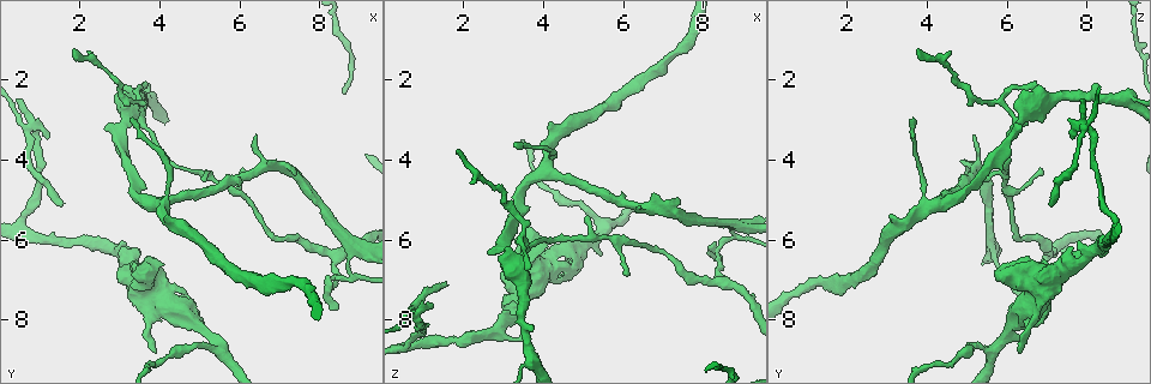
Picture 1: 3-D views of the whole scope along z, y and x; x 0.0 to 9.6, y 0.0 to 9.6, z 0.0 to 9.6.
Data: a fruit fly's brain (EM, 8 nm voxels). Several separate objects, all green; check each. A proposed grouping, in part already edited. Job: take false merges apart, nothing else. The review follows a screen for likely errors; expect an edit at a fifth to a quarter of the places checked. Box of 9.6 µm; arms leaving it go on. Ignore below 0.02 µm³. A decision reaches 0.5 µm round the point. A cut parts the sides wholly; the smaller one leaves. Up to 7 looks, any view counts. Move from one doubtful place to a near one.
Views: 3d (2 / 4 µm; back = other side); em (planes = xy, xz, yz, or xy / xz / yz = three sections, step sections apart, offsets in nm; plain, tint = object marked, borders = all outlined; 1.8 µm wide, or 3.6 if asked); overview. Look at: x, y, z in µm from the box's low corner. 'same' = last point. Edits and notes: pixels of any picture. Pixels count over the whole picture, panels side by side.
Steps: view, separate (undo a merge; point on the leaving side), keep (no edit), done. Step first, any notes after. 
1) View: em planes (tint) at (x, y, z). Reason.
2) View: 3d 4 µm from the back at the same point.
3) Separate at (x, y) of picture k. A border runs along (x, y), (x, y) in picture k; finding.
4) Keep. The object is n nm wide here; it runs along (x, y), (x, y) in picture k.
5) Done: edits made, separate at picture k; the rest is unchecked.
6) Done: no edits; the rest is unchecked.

View: em 3.6 µm xy step 16 (tint) at (3.35, 6.70, 7.60). Thick turns thin.

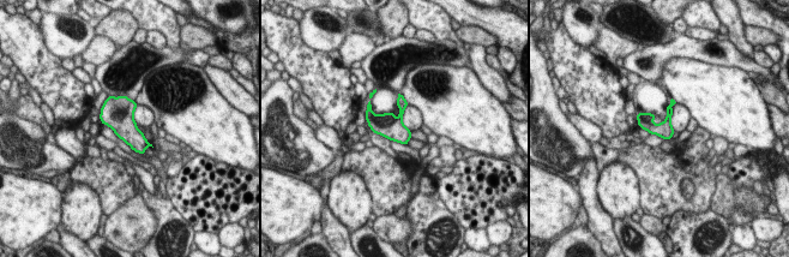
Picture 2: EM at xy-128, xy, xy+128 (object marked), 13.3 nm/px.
Keep. The object is 220 nm wide here; one cell here.

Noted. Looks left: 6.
View: em planes (plain) at (4.80, 7.90, 6.20). Abrupt turn.

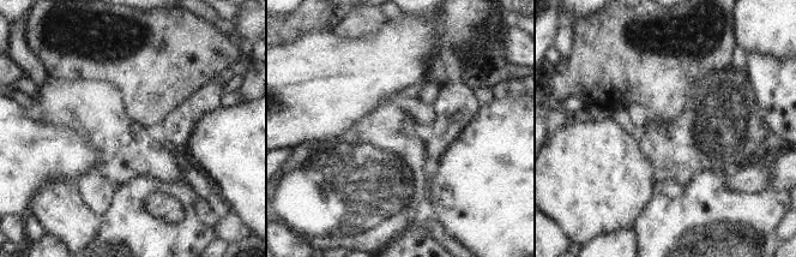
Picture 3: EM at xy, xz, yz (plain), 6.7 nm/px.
View: em planes (borders) at the same point.

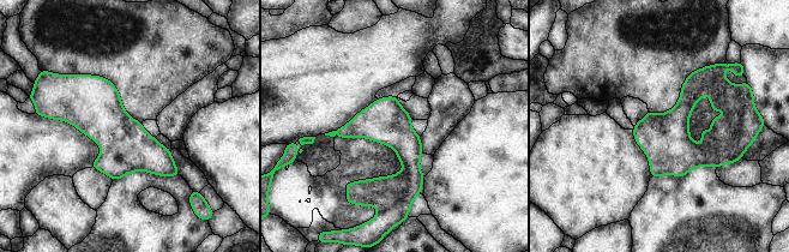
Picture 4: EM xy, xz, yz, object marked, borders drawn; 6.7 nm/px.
Keep. The object is 300 nm wide here; one cell here.

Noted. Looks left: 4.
View: 3d 4 µm from the back at (4.00, 5.05, 4.40). Four arms meet.

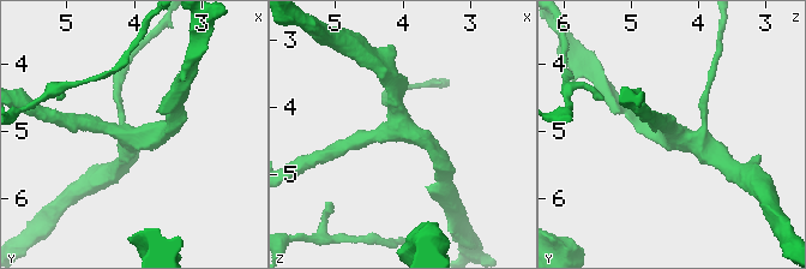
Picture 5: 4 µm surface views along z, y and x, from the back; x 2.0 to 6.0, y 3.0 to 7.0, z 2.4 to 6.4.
View: em xz step 4 (tint) at (4.00, 5.15, 4.35). 4 arms meet here; now the EM.

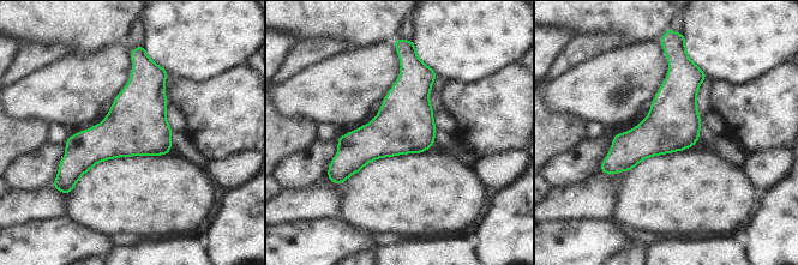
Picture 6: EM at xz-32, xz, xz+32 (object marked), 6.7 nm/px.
View: em planes (tint) at the same point.

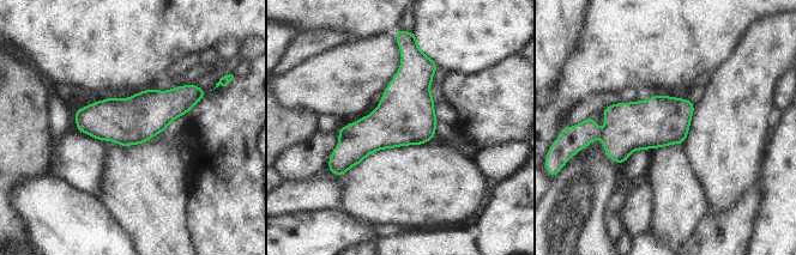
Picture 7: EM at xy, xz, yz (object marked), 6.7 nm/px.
Keep. It runs along (193, 89), (136, 120), (78, 121) in picture 7; all the same cell.

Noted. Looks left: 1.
Done: no edits; the rest is unchecked.

